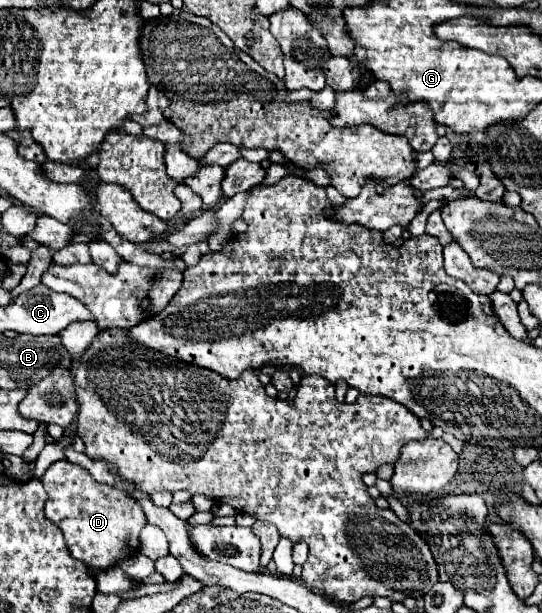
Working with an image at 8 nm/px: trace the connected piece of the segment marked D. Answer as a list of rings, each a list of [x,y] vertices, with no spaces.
[[[65,459],[53,463],[45,471],[43,487],[47,491],[45,515],[63,531],[65,545],[75,559],[103,571],[137,553],[139,531],[143,525],[147,525],[145,513],[141,513],[137,501],[129,499],[117,489],[97,485],[97,481],[93,481],[85,469]]]

